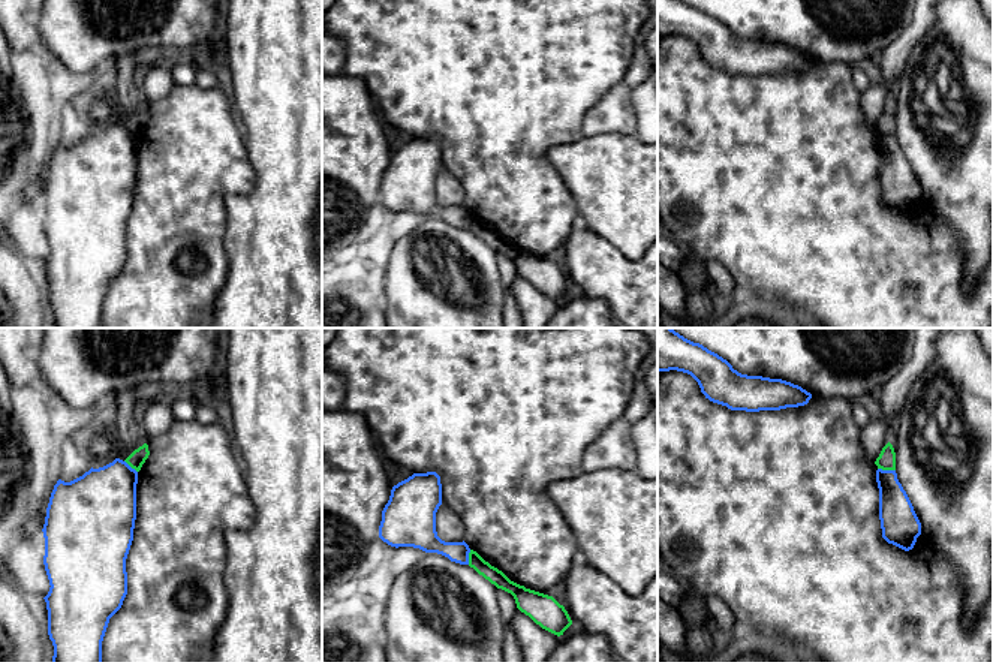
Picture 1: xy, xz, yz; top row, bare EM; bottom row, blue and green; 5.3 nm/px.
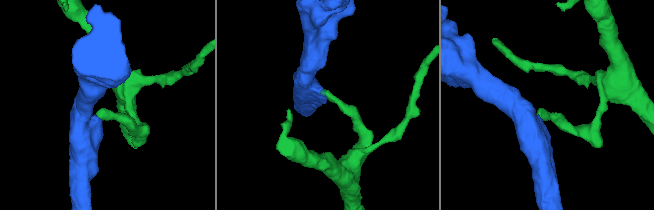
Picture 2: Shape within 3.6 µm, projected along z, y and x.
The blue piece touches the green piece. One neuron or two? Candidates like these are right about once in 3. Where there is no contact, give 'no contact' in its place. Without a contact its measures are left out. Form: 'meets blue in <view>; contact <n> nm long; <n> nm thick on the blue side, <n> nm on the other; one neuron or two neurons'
meets blue in yz; contact 100 nm long; 190 nm thick on the blue side, 100 nm on the other; two neurons

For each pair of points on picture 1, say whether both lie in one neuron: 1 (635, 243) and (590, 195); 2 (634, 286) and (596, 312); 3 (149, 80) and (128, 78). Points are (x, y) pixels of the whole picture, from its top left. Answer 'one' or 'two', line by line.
1: one
2: two
3: two

